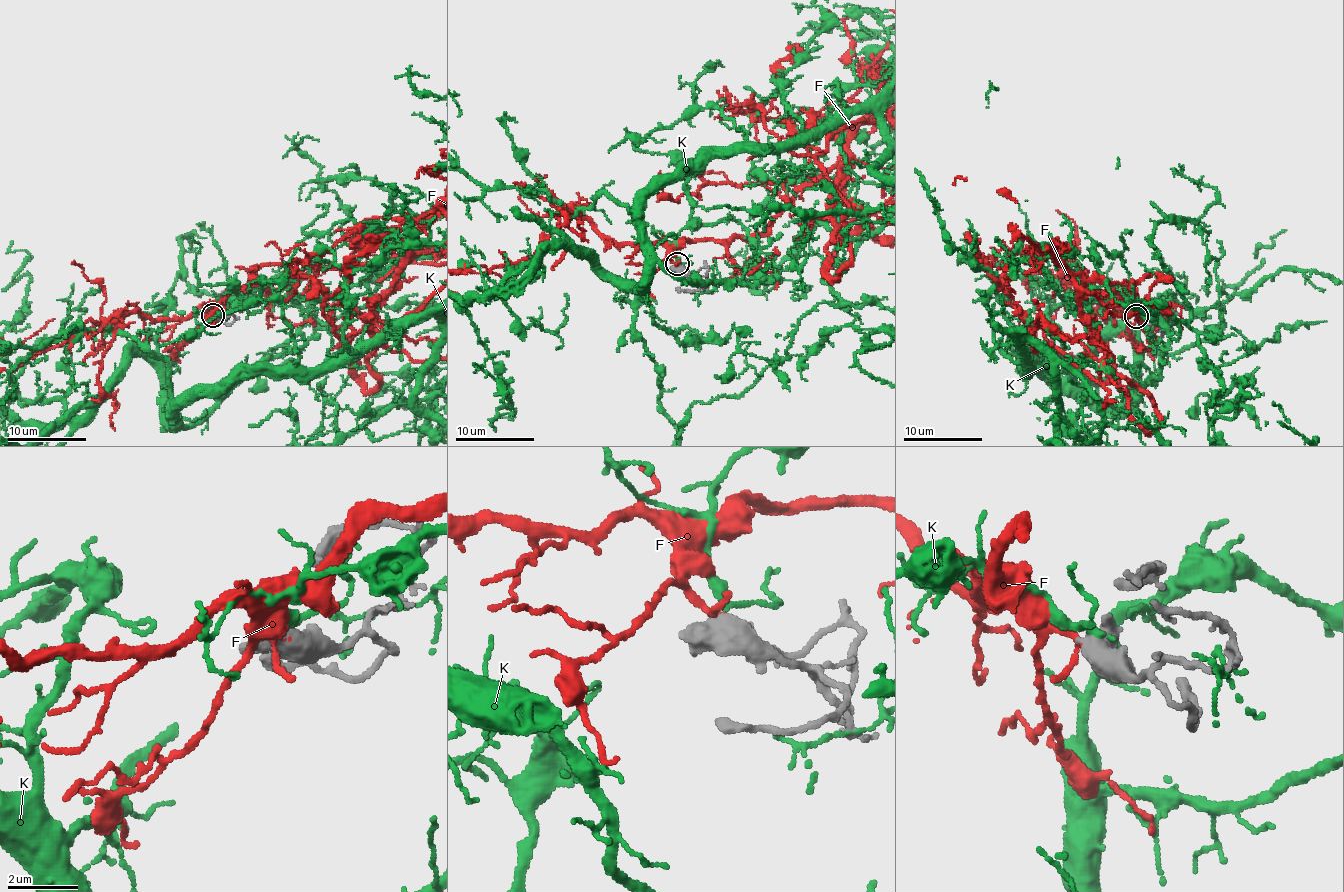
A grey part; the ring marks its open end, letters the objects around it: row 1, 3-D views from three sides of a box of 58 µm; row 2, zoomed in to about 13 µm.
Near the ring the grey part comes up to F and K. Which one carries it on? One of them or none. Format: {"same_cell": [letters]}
{"same_cell": ["F"]}

